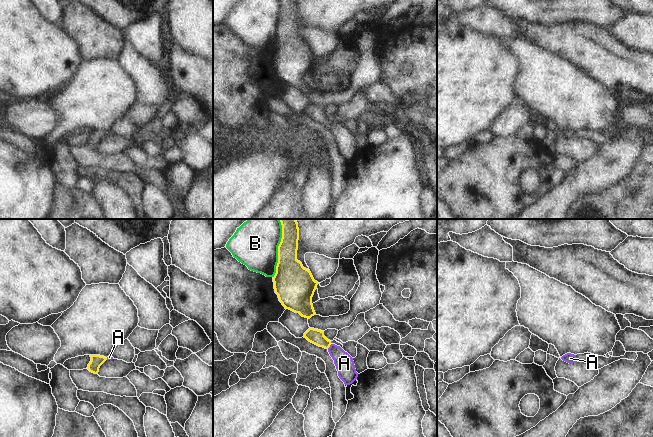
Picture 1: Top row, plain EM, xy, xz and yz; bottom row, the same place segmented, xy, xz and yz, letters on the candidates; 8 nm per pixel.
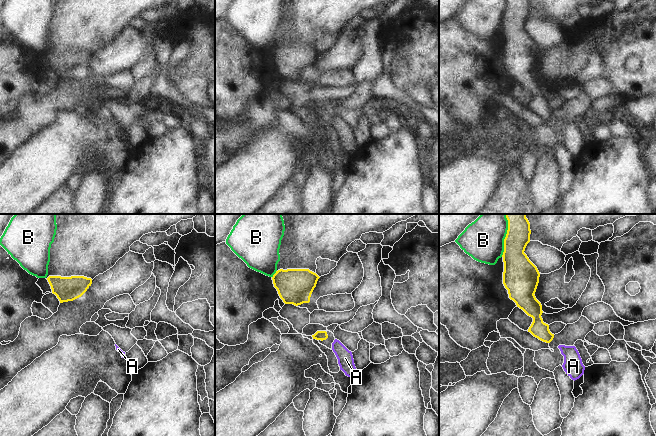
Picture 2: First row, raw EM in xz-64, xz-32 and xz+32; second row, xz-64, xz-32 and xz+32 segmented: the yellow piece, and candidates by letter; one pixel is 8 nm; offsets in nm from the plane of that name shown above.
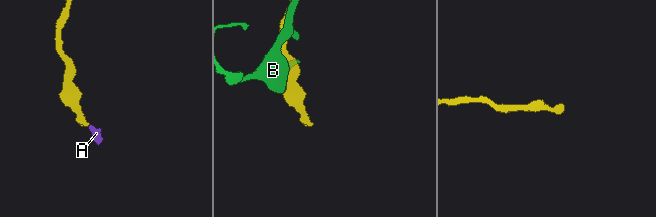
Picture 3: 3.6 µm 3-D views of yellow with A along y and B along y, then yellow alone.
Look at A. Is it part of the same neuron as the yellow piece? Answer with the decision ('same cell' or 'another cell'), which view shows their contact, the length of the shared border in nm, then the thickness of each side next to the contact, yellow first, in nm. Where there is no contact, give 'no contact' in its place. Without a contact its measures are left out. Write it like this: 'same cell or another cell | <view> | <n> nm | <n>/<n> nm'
same cell | xz | 50 nm | 120/150 nm

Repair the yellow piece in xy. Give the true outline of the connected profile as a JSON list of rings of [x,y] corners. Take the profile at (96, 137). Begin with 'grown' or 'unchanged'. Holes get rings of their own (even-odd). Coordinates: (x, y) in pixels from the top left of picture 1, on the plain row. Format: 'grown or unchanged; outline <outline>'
unchanged; outline [[[90,131],[90,133],[91,137],[88,140],[87,145],[94,150],[98,150],[100,142],[107,136],[107,134],[100,131]]]

